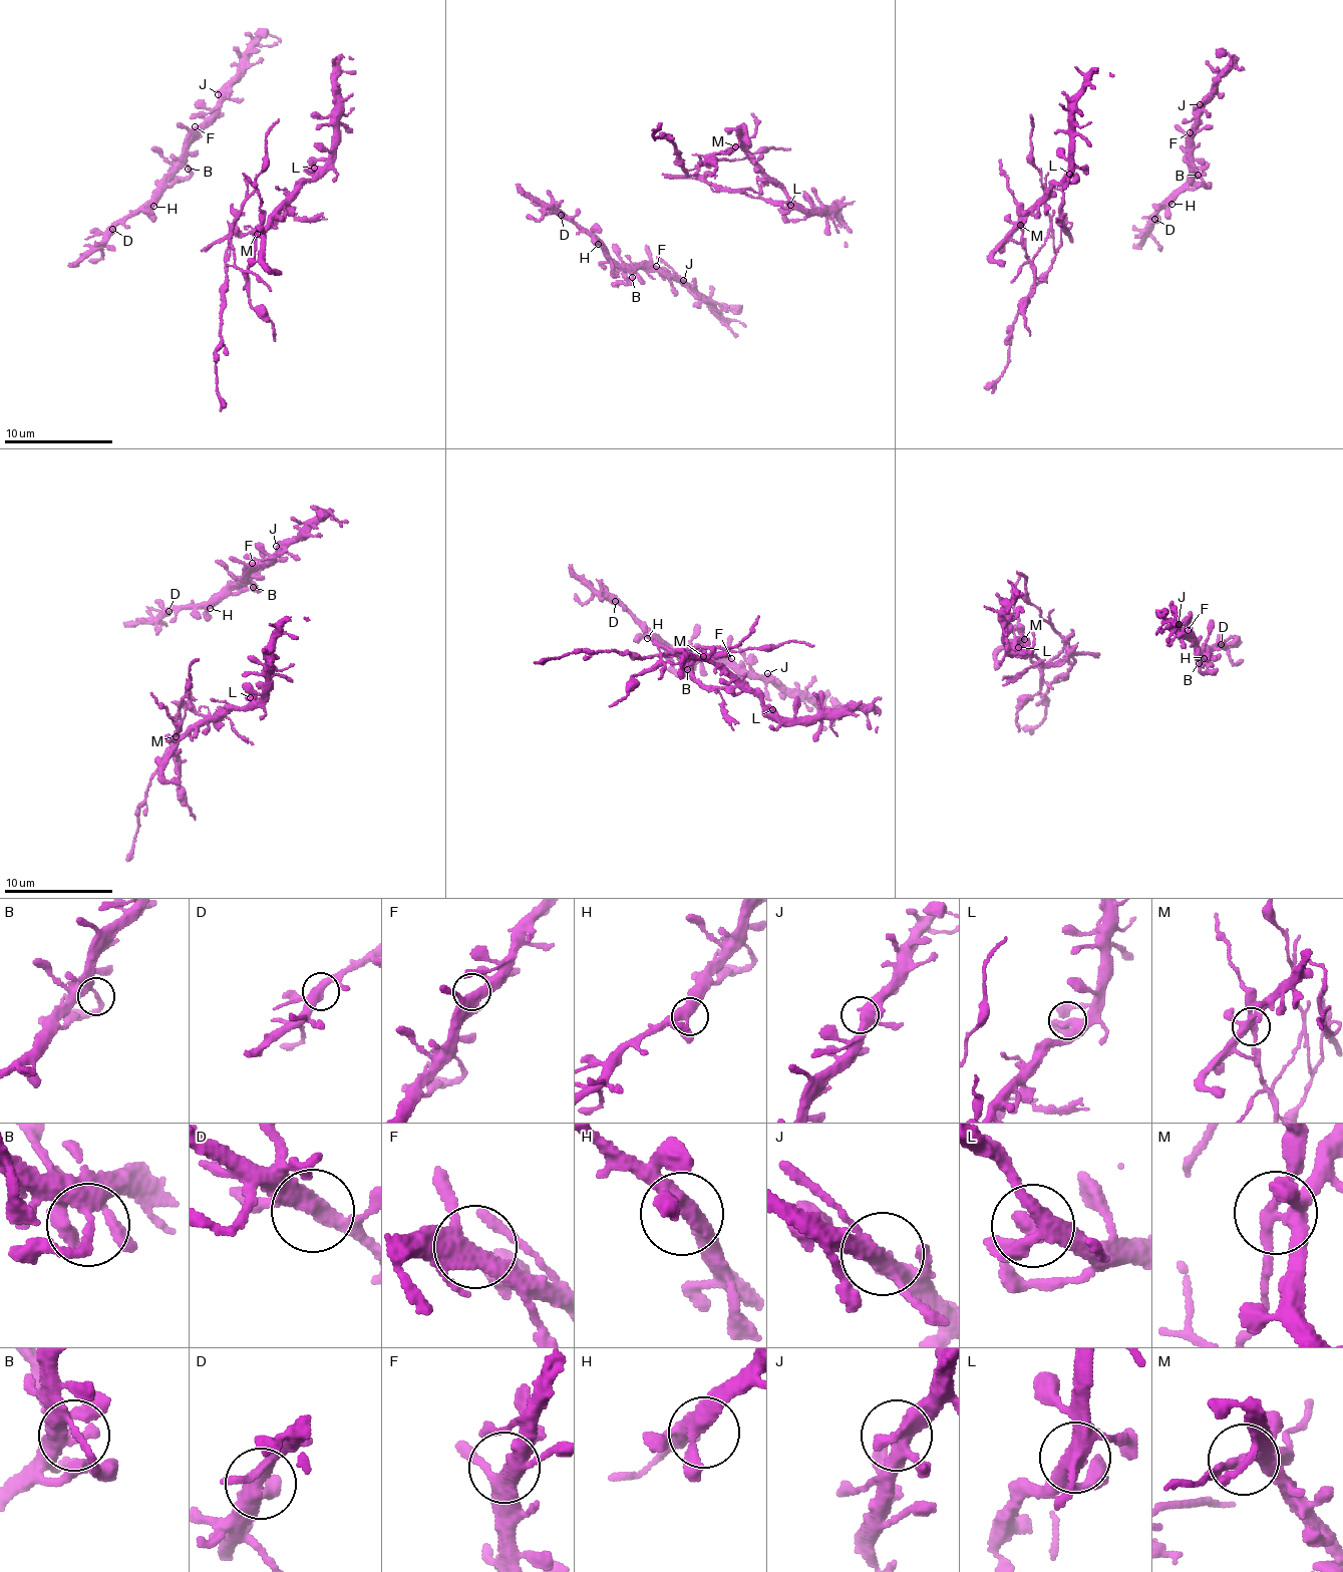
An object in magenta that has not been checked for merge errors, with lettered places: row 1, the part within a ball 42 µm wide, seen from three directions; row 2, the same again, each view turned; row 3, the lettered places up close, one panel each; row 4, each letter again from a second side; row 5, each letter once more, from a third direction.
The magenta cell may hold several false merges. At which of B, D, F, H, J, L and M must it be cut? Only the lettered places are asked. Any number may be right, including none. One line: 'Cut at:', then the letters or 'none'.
Cut at: M

